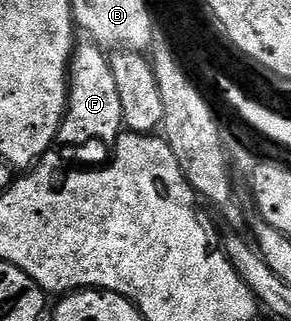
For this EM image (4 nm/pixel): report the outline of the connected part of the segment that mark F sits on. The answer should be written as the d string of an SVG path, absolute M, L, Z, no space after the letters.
M89 39L79 40L70 58L66 113L58 128L58 141L67 147L83 145L89 141L102 141L105 145L113 146L123 131L120 94L116 91L116 78L112 75L110 58L103 46Z

